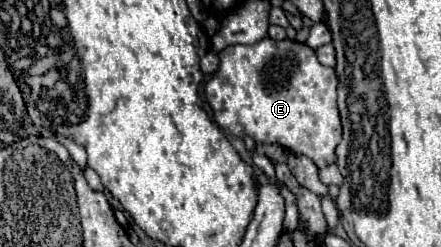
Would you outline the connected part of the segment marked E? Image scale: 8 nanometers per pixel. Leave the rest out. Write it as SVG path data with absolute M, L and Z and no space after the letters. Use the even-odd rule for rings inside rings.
M265 37L255 45L225 47L219 53L219 69L205 83L205 97L217 125L235 137L277 143L307 155L319 169L337 161L335 149L343 133L337 109L337 75L333 67L321 65L315 51L303 43Z

